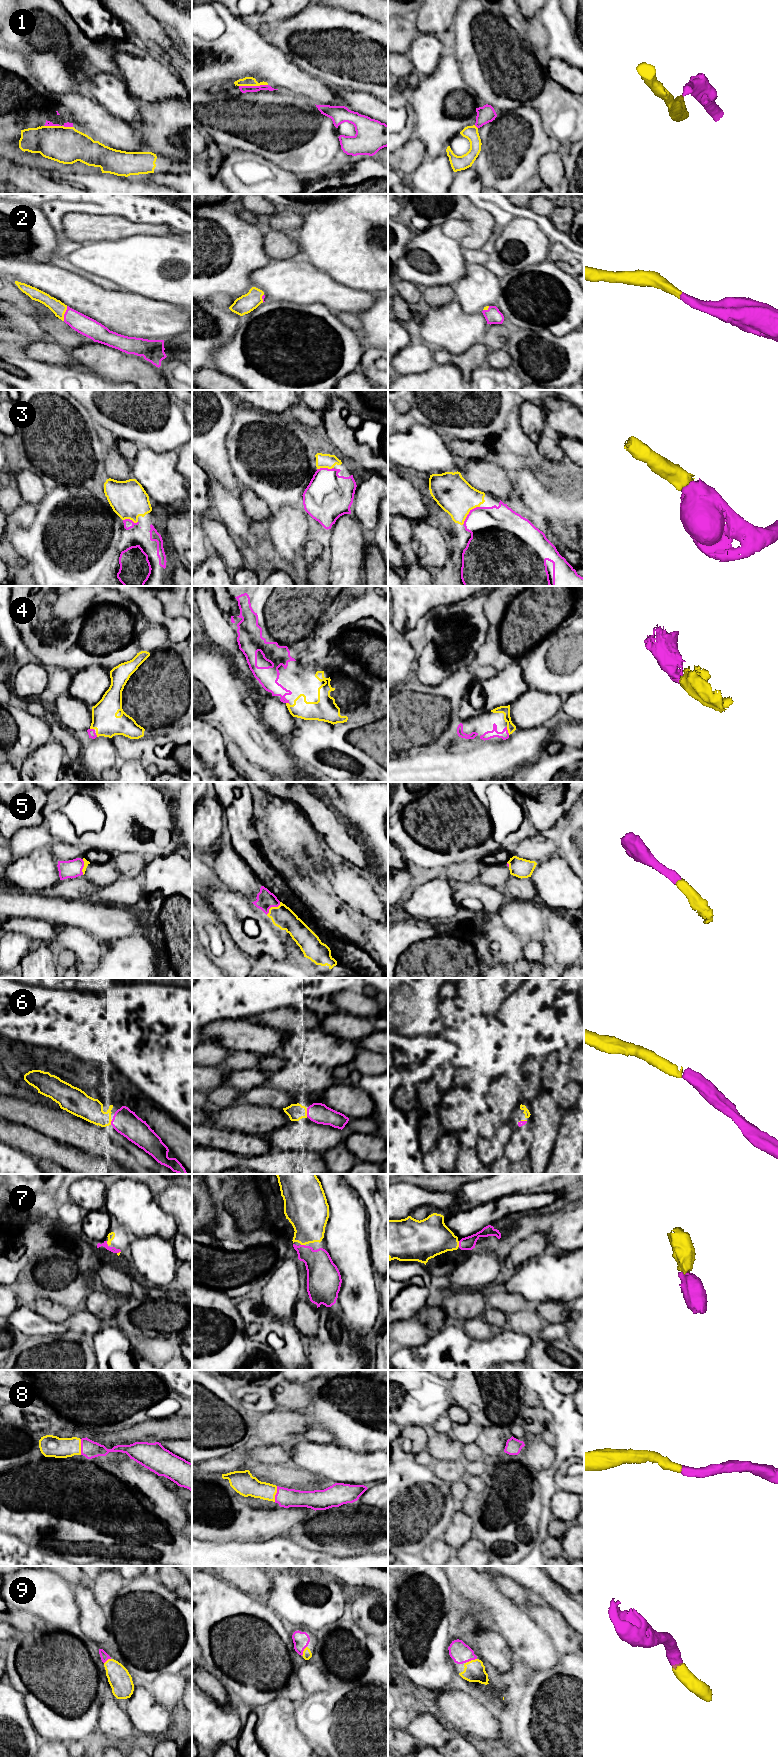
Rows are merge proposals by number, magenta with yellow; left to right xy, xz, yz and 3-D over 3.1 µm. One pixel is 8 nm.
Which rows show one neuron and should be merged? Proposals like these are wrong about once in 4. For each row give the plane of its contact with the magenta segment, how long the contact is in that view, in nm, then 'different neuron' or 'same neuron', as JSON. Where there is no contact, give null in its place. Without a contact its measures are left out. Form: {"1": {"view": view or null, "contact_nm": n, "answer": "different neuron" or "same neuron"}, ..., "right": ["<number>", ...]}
{"1": {"view": "xz", "contact_nm": 240, "answer": "different neuron"}, "2": {"view": "xy", "contact_nm": 120, "answer": "same neuron"}, "3": {"view": "yz", "contact_nm": 200, "answer": "same neuron"}, "4": {"view": "yz", "contact_nm": 70, "answer": "same neuron"}, "5": {"view": "xz", "contact_nm": 160, "answer": "same neuron"}, "6": {"view": "xz", "contact_nm": 70, "answer": "same neuron"}, "7": {"view": "yz", "contact_nm": 50, "answer": "same neuron"}, "8": {"view": "xy", "contact_nm": 130, "answer": "same neuron"}, "9": {"view": "yz", "contact_nm": 90, "answer": "same neuron"}, "right": ["2", "3", "4", "5", "6", "7", "8", "9"]}

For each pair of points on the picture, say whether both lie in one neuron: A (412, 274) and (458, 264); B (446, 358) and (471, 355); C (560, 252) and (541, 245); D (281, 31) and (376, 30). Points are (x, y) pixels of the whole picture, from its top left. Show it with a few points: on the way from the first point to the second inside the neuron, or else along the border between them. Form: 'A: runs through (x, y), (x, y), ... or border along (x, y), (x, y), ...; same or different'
A: runs through (423, 277), (437, 277), (447, 270); same
B: runs through (452, 358), (465, 358); same
C: border along (551, 243), (547, 255); different
D: runs through (305, 20), (352, 21); same

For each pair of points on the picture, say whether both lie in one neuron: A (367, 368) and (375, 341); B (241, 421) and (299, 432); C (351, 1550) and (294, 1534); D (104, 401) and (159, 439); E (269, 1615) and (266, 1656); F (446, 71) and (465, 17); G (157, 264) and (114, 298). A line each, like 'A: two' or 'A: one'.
A: two
B: one
C: one
D: one
E: one
F: two
G: two

